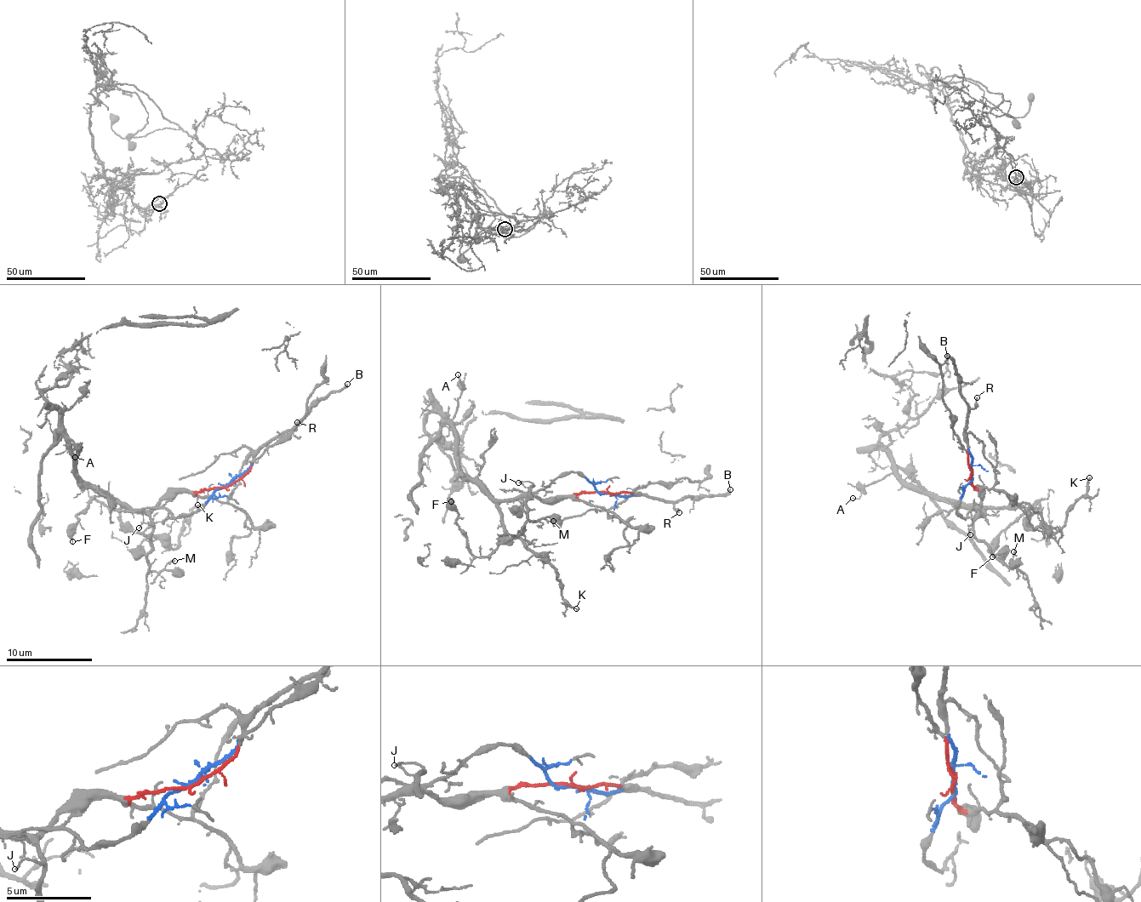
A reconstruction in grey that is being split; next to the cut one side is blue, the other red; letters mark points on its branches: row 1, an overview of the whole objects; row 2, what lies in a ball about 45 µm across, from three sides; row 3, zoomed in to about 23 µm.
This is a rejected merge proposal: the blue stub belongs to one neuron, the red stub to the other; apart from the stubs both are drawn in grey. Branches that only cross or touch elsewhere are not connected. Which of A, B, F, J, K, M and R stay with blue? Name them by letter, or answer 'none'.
B, R

